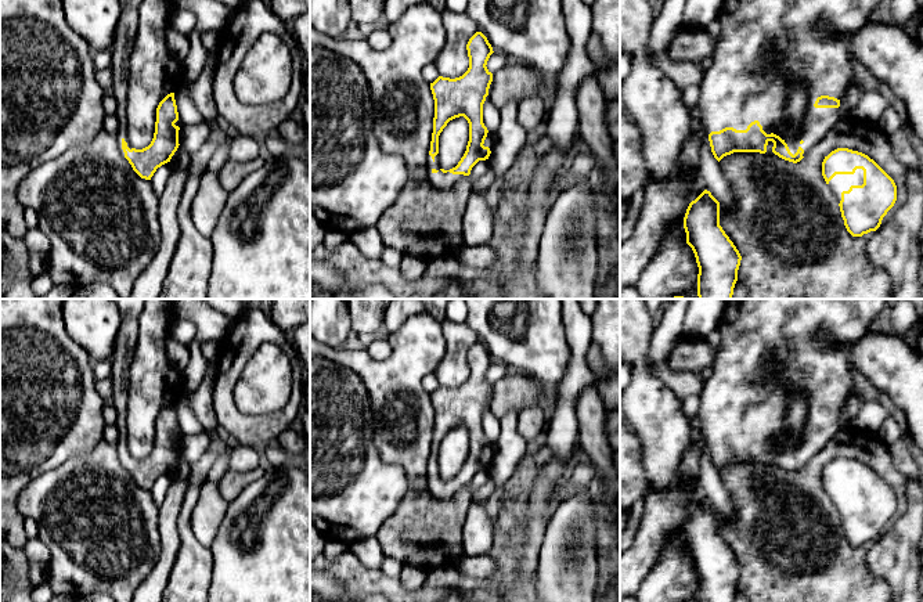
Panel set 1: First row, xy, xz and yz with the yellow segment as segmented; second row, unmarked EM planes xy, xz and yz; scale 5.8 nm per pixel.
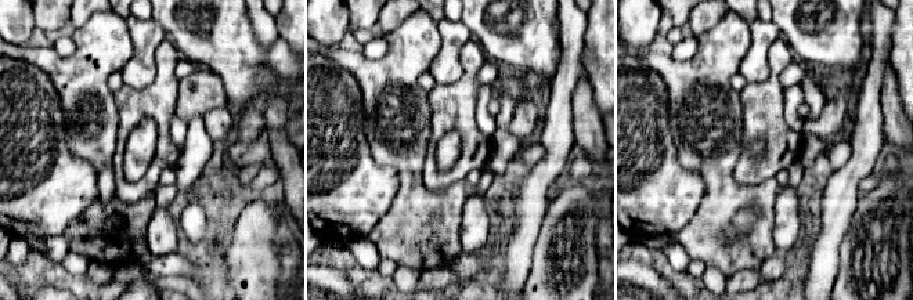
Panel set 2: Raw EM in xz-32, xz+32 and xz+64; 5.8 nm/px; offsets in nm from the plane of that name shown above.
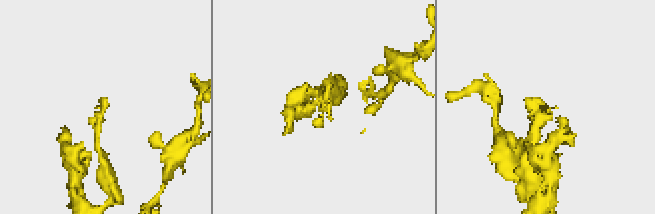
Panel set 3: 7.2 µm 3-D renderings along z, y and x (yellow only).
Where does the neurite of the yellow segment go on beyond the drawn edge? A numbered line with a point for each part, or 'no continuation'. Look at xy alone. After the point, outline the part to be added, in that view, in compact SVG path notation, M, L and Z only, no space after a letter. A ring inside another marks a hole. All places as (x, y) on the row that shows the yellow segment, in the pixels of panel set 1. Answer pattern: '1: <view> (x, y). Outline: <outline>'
1: xy (126, 29). Outline: M119 0L120 3L120 17L115 29L115 37L112 44L112 91L116 98L116 119L119 120L119 130L116 131L118 145L120 152L125 156L125 152L122 149L122 141L125 140L127 143L127 147L131 149L131 144L129 141L129 134L126 131L126 108L127 108L127 91L129 91L129 60L133 50L134 39L137 36L137 28L138 28L138 7L143 0Z

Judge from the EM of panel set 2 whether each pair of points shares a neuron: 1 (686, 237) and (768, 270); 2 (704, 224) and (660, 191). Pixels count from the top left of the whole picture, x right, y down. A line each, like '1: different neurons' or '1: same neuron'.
1: different neurons
2: different neurons

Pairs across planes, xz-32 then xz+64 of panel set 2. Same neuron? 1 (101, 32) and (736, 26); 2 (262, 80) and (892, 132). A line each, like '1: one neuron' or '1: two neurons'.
1: one neuron
2: two neurons

